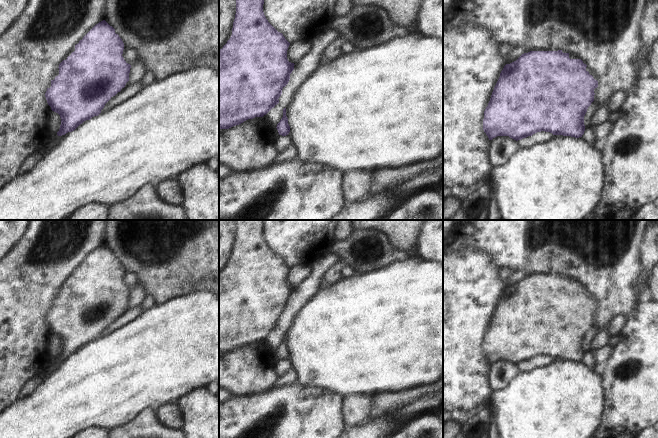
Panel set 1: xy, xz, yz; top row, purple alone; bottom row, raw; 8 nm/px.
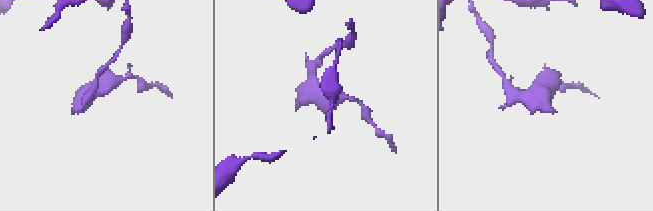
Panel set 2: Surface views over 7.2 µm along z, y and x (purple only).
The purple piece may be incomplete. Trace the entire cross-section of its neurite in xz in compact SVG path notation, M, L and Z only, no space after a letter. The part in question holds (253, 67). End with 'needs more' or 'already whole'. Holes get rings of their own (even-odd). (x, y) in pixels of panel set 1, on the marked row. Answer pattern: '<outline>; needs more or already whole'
M236 0L232 35L219 50L219 129L263 117L279 103L294 63L287 59L290 43L266 19L264 0Z; already whole

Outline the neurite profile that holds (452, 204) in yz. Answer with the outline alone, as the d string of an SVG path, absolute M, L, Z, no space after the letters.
M451 195L443 199L443 220L449 220L461 207L460 198Z

